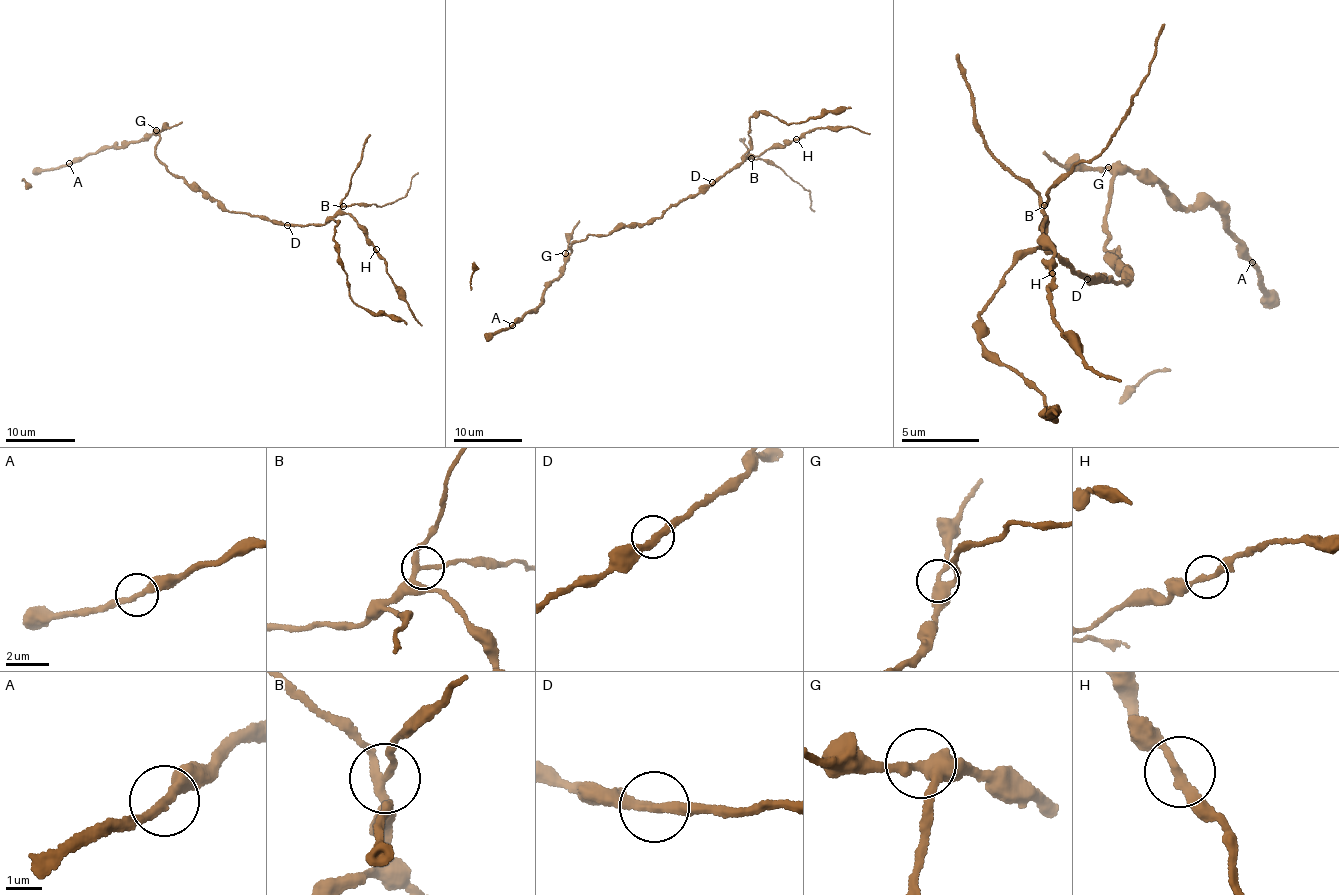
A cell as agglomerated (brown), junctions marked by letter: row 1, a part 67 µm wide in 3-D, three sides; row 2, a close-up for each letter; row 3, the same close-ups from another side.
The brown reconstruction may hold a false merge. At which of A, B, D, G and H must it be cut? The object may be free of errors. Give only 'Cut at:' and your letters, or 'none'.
Cut at: B

